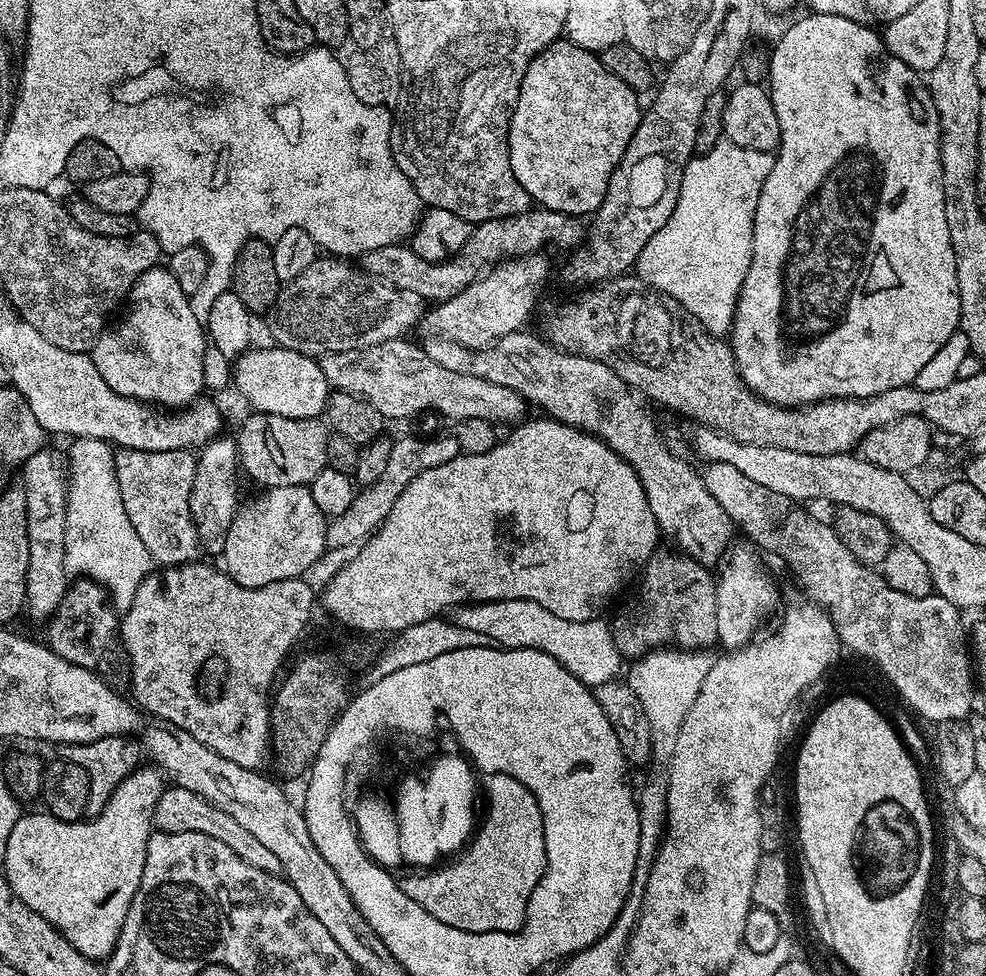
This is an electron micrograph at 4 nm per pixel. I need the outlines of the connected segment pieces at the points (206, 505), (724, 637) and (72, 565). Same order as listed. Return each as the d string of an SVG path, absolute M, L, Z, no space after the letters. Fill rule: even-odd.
M221 434L199 449L196 458L194 486L190 490L190 514L198 530L201 549L219 557L226 546L226 534L230 534L230 522L238 507L236 500L236 472L238 476L238 453L235 439Z
M733 543L726 559L719 565L716 581L716 635L719 643L728 650L743 648L756 632L756 627L764 620L771 602L772 584L766 573L760 569L761 557L751 543ZM728 560L728 561L727 561Z
M85 436L73 439L71 444L72 449L66 452L68 505L64 565L73 577L104 585L112 607L123 614L130 610L140 583L154 571L154 562L150 550L142 546L138 530L134 530L130 518L126 518L122 494L118 490L113 445L107 440Z

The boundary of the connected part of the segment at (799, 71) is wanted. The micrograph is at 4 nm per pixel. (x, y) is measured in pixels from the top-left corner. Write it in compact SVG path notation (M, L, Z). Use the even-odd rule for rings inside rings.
M812 12L804 14L801 20L796 20L780 36L780 41L772 48L772 57L768 60L768 97L774 102L774 114L778 114L778 126L780 127L780 147L775 153L772 169L762 186L762 194L758 198L758 206L754 214L754 230L752 231L752 257L750 258L750 270L746 270L746 278L742 282L740 297L736 303L736 313L732 319L730 333L730 347L736 359L736 369L740 371L740 377L744 379L744 385L760 397L761 400L778 404L781 408L799 408L806 404L817 404L820 400L864 400L868 396L877 396L886 390L894 390L898 386L909 386L918 378L918 373L938 350L942 350L946 338L950 338L959 329L960 310L958 300L958 283L954 266L954 252L951 249L949 227L946 226L945 203L942 190L942 166L939 162L939 118L934 106L934 98L928 88L925 77L915 72L904 62L898 62L886 50L883 35L875 27L858 22L850 22L850 18L838 18L834 14L822 14Z

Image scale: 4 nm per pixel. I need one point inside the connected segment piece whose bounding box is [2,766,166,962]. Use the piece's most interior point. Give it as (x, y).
(81, 876)

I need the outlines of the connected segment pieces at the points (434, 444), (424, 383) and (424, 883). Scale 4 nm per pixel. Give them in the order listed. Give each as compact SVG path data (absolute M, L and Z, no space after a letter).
M452 434L432 436L429 440L423 440L420 436L404 436L400 441L397 439L392 445L390 460L380 480L357 491L354 502L350 502L350 510L346 510L346 514L333 516L328 520L326 530L328 548L351 549L367 540L380 527L386 514L394 510L394 502L398 502L398 494L402 494L402 490L406 490L406 486L410 486L410 482L414 482L418 474L423 474L426 470L434 470L434 466L443 466L445 462L450 462L455 456L461 455L461 452L459 443Z
M408 338L387 340L378 346L366 346L358 350L342 350L331 352L319 357L320 369L327 378L329 385L335 391L345 392L351 396L363 396L389 421L404 420L407 416L416 416L427 408L433 408L444 416L449 416L452 422L466 419L482 418L491 421L496 426L511 425L525 419L526 401L514 390L506 390L506 386L498 386L494 382L486 382L486 378L474 378L470 374L454 374L454 370L446 370L446 366L438 366L418 343L411 344Z
M501 772L491 773L482 784L482 792L488 795L488 813L482 823L475 829L470 843L463 849L466 859L456 868L448 868L448 872L440 870L440 876L428 876L428 880L412 880L402 885L401 889L426 914L434 914L438 922L446 922L446 926L454 926L454 930L467 932L516 932L524 925L526 910L530 902L530 894L534 894L534 886L544 876L546 862L546 838L542 810L530 790L518 782L518 778L510 778Z

